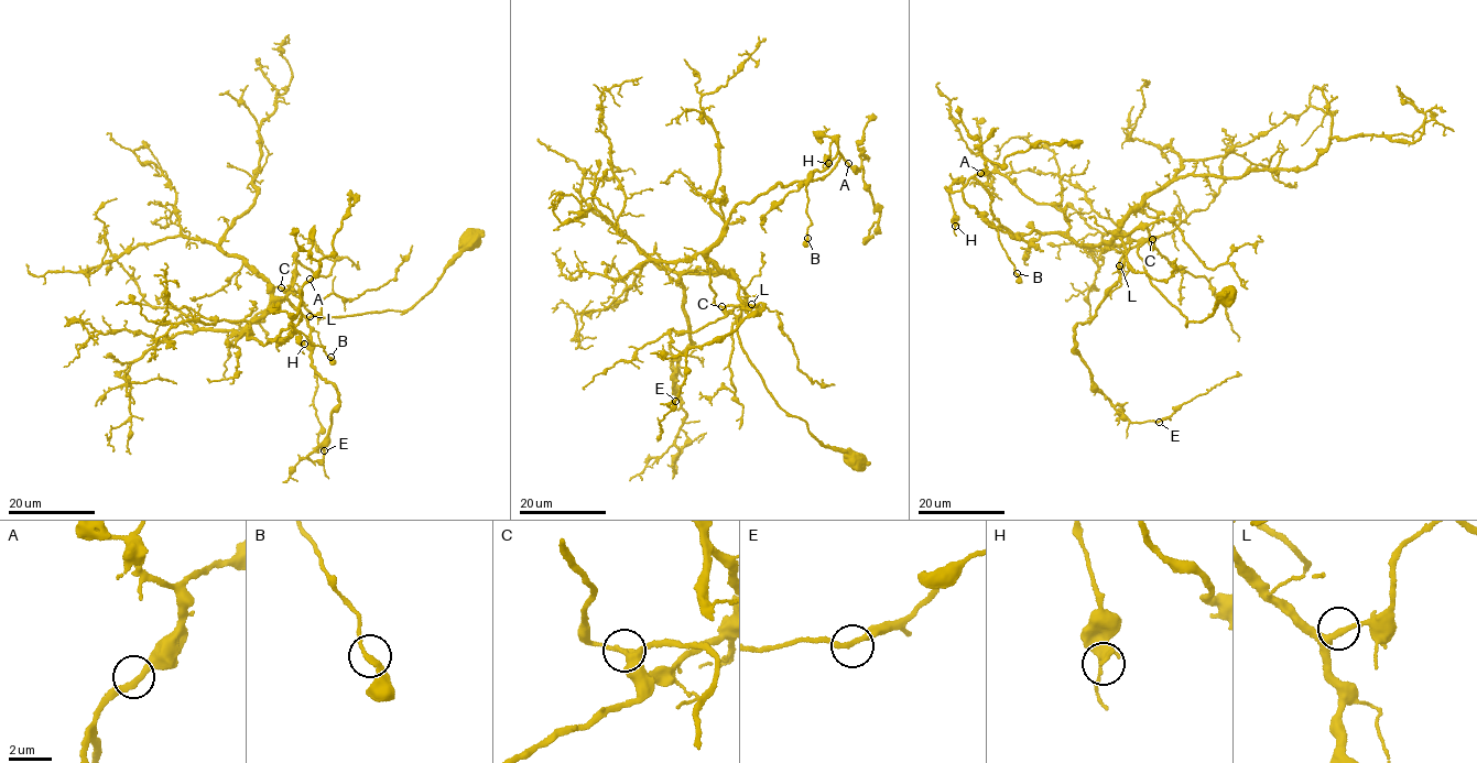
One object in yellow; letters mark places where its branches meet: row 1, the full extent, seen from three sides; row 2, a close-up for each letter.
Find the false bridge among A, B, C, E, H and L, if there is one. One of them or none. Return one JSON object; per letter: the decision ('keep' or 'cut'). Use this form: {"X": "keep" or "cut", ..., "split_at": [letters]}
{"A": "keep", "B": "keep", "C": "keep", "E": "keep", "H": "keep", "L": "keep", "split_at": []}

